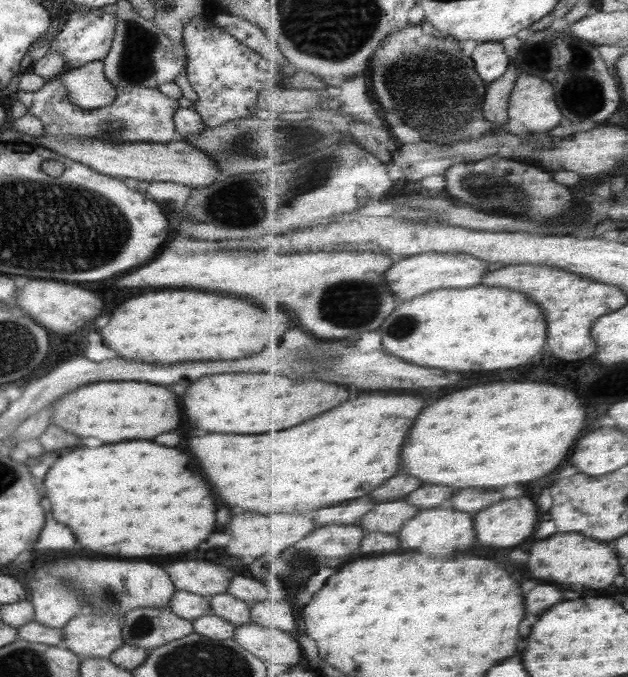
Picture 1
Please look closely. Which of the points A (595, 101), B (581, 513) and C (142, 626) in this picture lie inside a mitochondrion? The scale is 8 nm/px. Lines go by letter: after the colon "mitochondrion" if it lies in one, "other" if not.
A: mitochondrion
B: other
C: mitochondrion

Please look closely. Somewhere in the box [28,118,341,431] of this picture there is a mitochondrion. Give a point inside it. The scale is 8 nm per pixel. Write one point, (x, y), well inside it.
(242, 144)

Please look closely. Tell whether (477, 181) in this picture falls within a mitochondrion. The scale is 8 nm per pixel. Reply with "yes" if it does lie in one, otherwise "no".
yes

